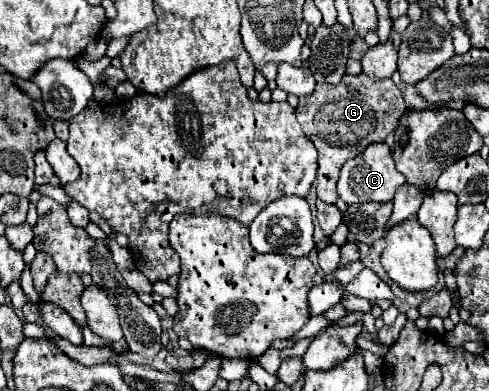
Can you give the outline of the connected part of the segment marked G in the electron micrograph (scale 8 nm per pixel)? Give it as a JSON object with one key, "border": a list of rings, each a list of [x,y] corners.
{"border":[[[365,73],[345,75],[339,85],[317,83],[311,95],[299,99],[299,105],[295,109],[297,121],[319,151],[319,173],[315,191],[321,201],[337,201],[335,183],[343,163],[361,153],[365,145],[383,143],[385,137],[395,131],[397,121],[405,111],[407,105],[403,101],[403,93],[391,79],[373,81]]]}

